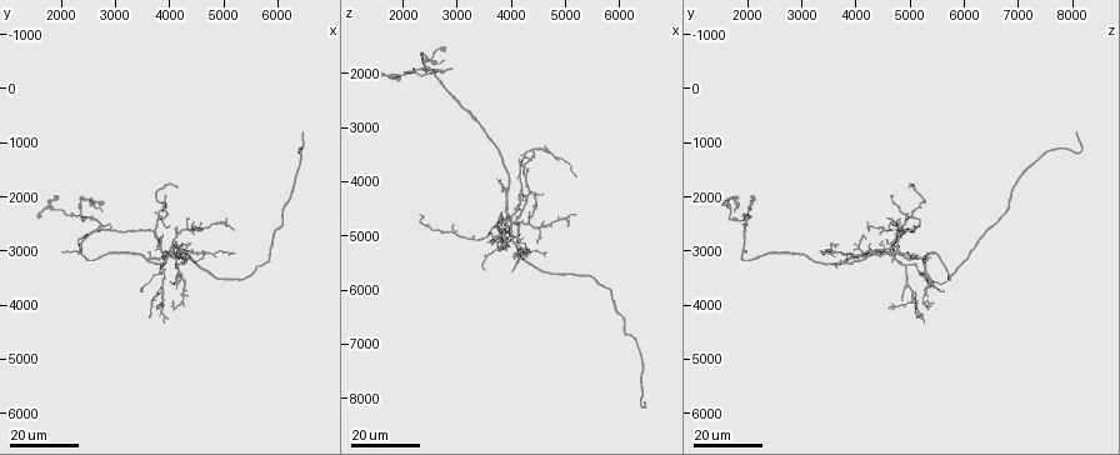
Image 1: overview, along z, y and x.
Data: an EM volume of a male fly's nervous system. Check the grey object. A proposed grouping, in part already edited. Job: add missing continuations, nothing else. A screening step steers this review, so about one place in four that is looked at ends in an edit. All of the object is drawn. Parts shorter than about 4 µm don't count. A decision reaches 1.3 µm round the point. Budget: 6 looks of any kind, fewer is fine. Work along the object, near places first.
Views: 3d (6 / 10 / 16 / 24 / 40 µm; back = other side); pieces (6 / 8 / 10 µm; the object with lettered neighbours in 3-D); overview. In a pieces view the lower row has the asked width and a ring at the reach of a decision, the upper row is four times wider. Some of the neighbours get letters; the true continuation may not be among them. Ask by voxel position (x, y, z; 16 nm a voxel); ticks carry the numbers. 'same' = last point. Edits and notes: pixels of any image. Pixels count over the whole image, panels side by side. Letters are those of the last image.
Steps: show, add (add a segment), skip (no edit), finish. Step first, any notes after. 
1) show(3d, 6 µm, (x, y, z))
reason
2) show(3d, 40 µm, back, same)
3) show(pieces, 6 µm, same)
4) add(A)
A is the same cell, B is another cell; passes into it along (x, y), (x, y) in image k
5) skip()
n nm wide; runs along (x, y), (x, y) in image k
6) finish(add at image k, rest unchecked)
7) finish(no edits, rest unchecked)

show(3d, 24 µm, (2000, 3000, 1950))
branch stops here

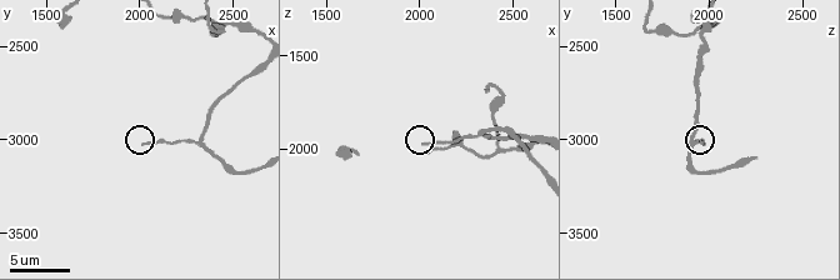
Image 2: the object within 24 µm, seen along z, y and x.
show(3d, 10 µm, (2020, 3020, 1960))

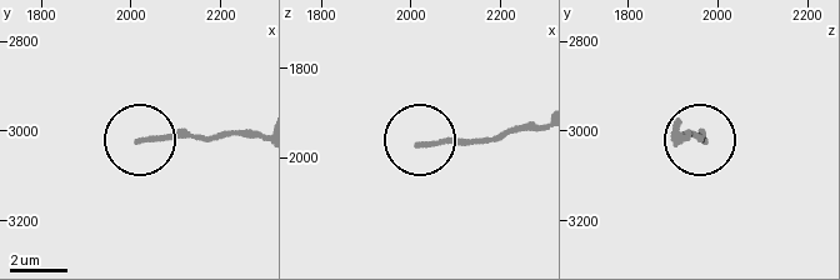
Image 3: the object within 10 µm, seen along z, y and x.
show(pieces, 10 µm, (2020, 3025, 1975))

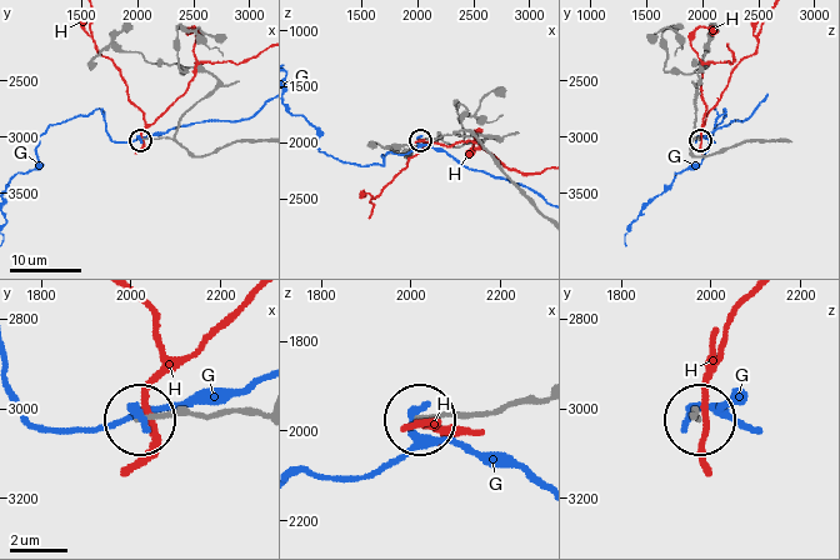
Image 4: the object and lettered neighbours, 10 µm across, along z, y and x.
skip()
150 nm wide; G and H are other cells; runs along (239, 141), (195, 155), (166, 138), (140, 139) in image 4; none of them fits

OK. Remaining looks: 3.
show(3d, 24 µm, (2850, 2500, 1900))

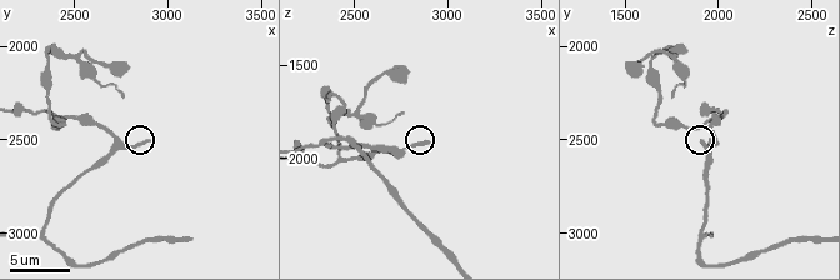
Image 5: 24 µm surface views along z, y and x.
show(3d, 10 µm, (2900, 2500, 1900))

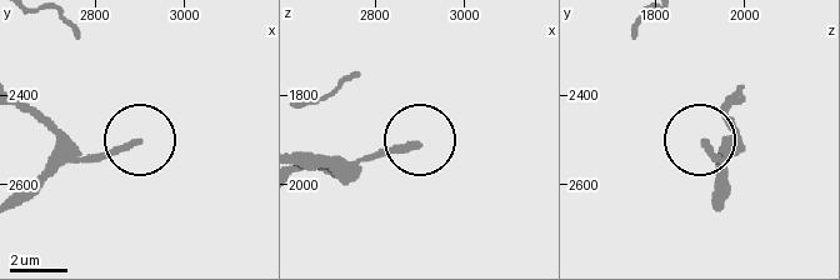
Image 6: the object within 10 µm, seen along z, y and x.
show(pieces, 8 µm, (2885, 2505, 1915))

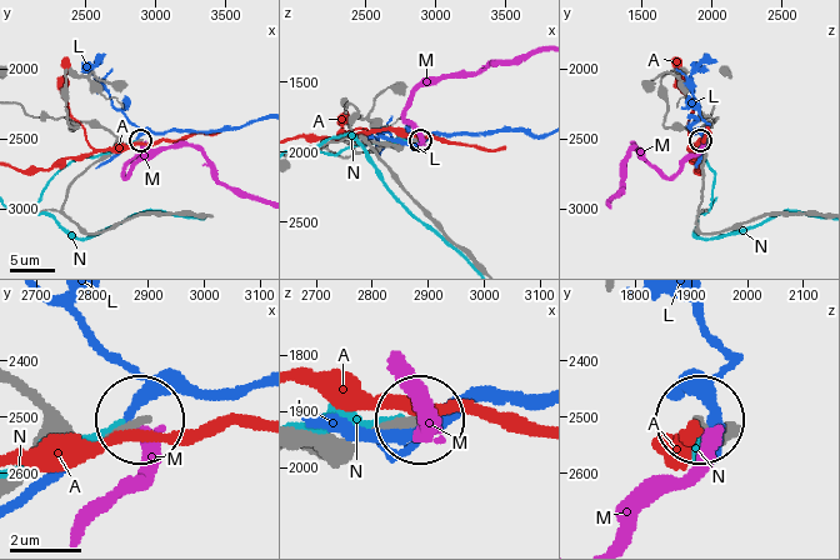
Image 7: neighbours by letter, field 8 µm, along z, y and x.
skip()
A, L, M and N are other cells; none of them fits

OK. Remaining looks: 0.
finish(no edits, rest unchecked)

